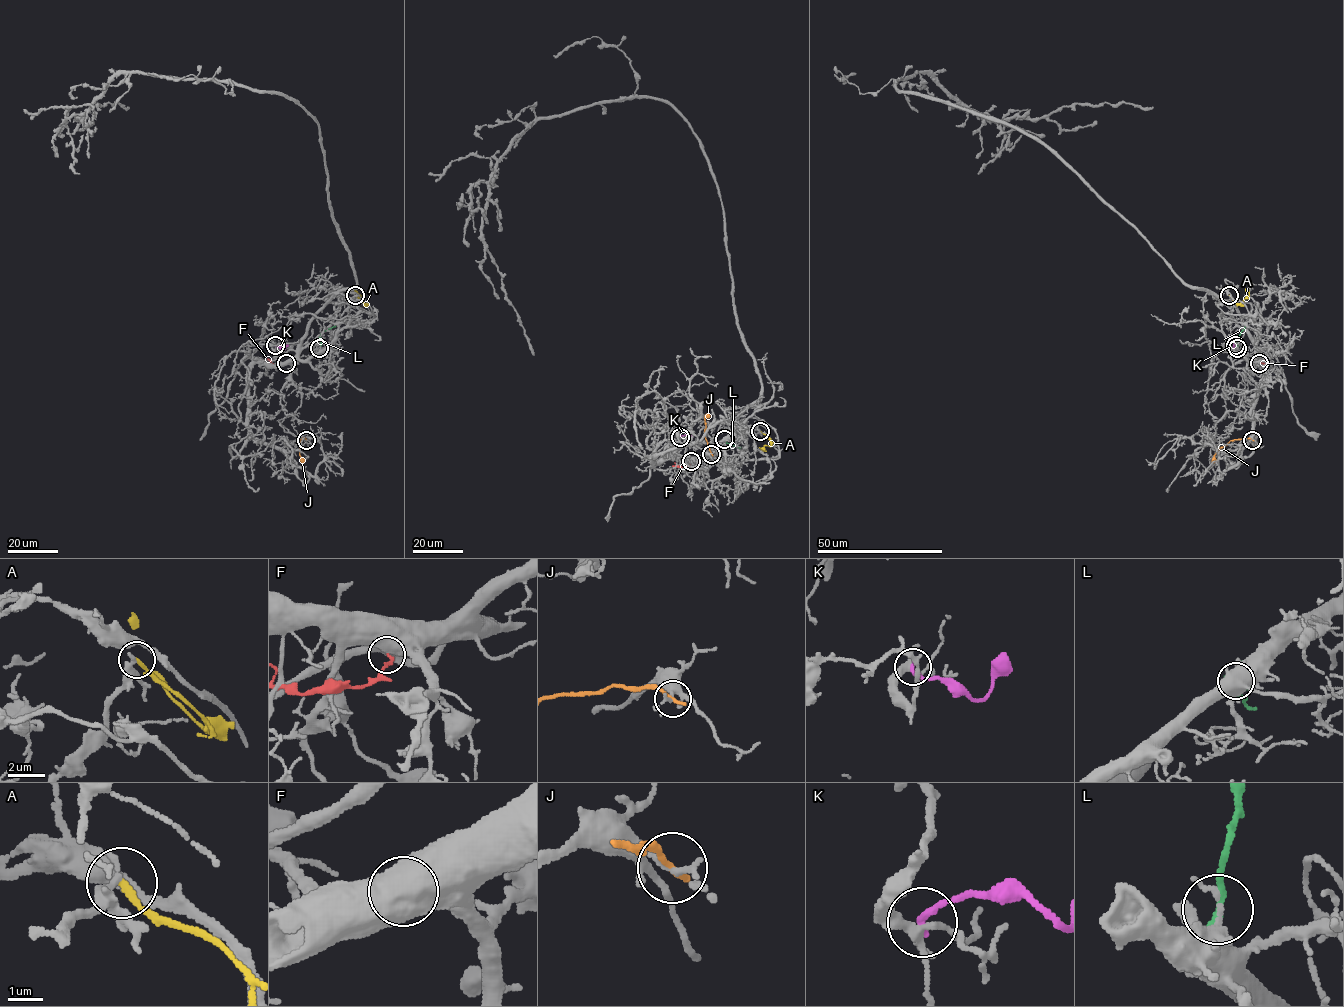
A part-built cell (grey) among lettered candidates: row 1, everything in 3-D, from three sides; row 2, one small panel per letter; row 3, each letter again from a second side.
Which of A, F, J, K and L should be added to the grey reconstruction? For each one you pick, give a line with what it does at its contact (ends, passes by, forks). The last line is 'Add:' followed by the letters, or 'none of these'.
Add: none of these

